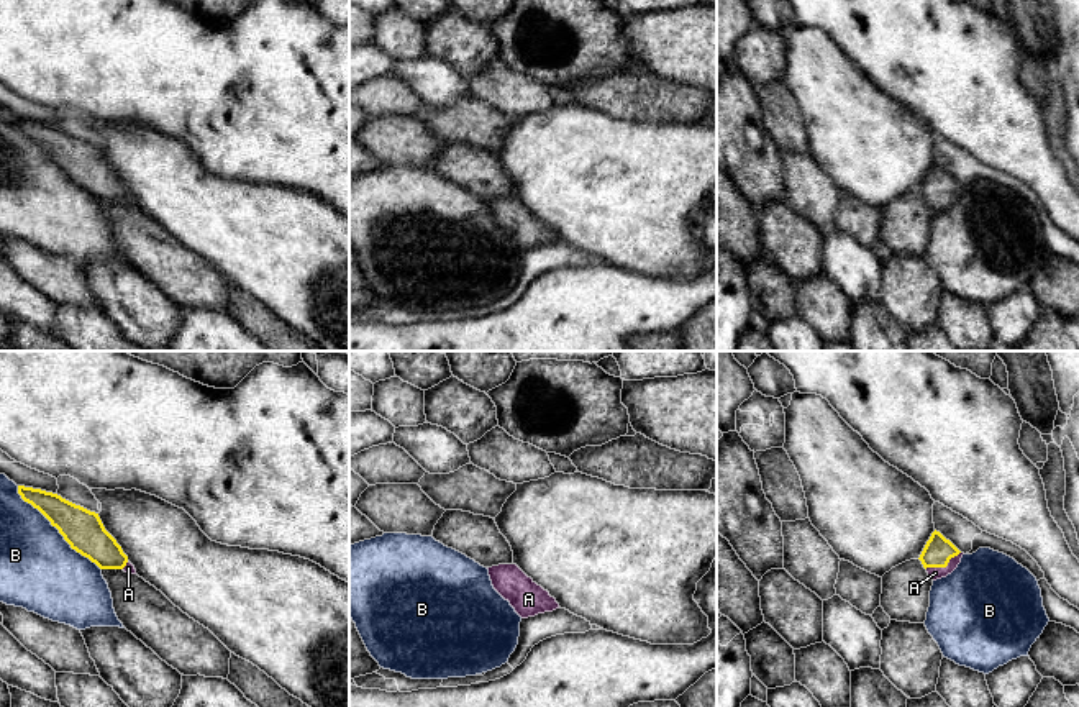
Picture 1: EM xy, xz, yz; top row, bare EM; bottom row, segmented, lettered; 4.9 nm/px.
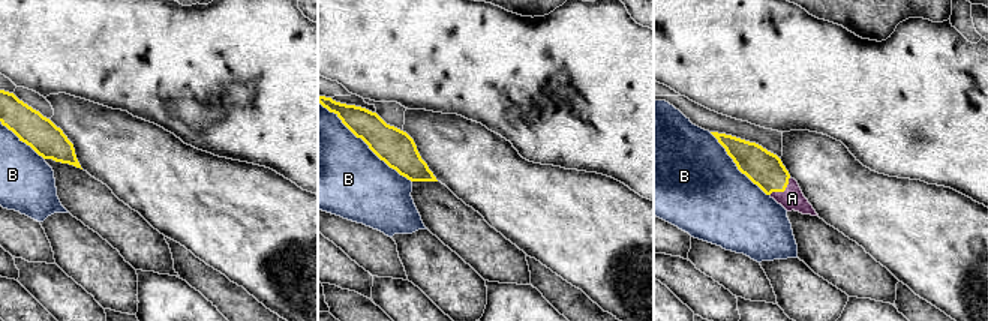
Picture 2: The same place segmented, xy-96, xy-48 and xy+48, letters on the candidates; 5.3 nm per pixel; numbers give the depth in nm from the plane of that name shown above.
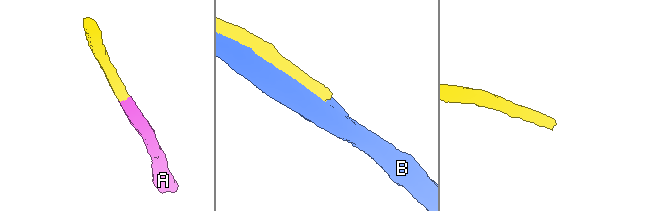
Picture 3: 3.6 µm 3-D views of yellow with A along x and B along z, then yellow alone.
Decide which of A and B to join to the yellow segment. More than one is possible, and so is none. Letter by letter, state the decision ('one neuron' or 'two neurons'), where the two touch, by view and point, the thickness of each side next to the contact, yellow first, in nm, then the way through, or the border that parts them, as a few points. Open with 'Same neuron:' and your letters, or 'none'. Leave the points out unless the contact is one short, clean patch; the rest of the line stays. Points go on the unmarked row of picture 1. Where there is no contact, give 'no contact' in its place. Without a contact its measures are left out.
Same neuron: A
A: one neuron; meets yellow in yz at (943, 199); 140 nm thick on the yellow side, 60 nm on the other; runs through yz (937, 186), (943, 199), (935, 205)
B: two neurons; meets yellow in xy at (58, 161); 190 nm thick on the yellow side, 380 nm on the other

